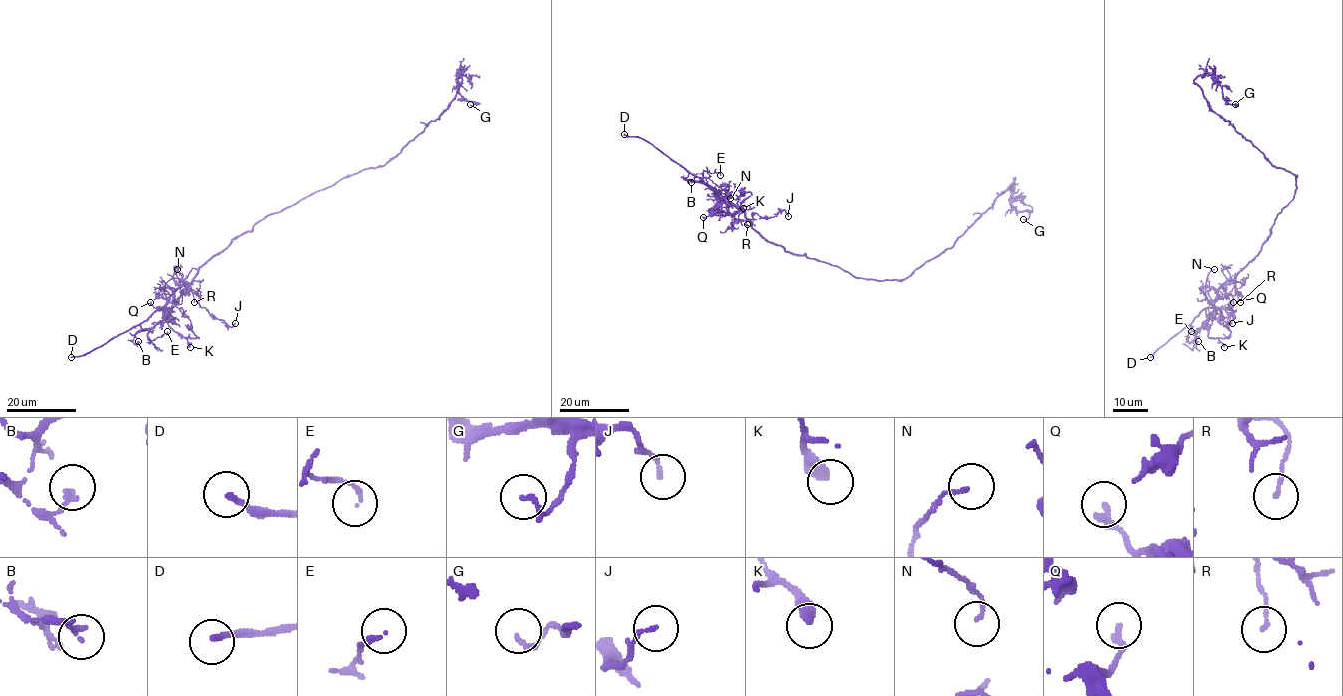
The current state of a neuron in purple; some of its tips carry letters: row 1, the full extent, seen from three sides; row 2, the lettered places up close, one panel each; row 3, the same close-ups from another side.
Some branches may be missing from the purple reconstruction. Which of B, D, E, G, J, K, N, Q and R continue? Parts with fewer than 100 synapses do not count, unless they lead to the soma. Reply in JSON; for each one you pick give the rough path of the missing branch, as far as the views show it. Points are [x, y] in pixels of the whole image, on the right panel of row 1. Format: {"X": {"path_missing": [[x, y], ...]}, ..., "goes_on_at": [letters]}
{"D": {"path_missing": [[1150, 357], [1142, 367], [1141, 395], [1136, 404]]}, "goes_on_at": ["D"]}

